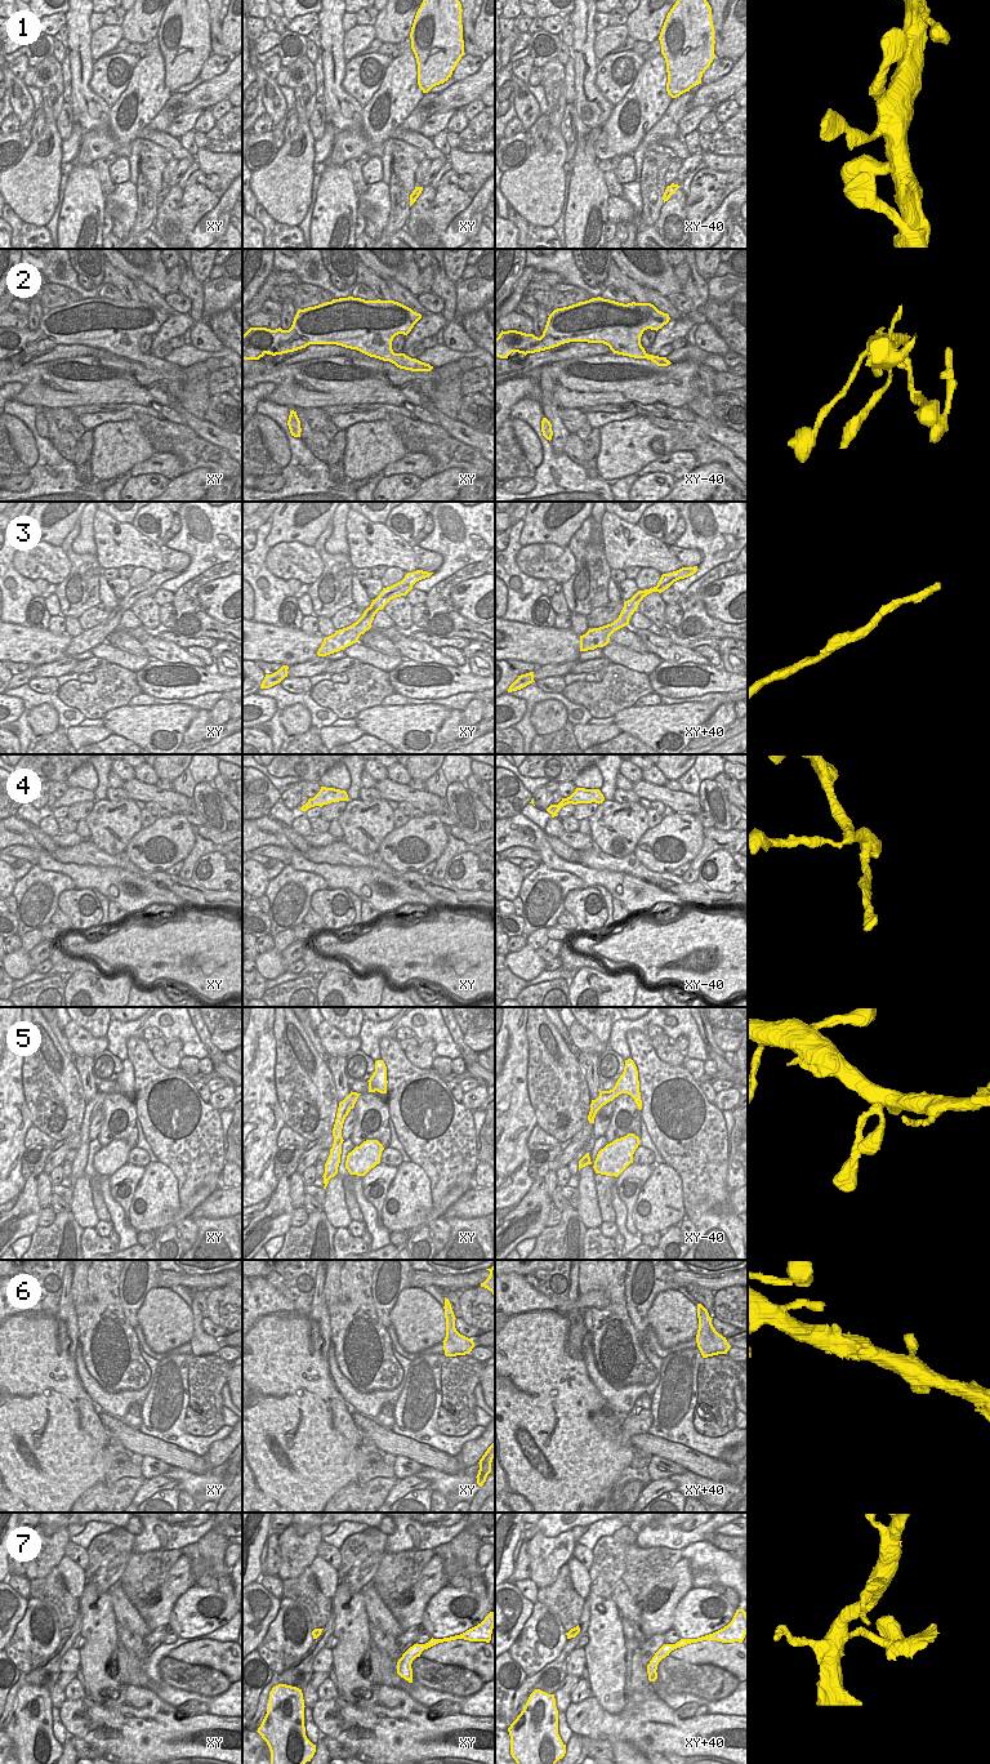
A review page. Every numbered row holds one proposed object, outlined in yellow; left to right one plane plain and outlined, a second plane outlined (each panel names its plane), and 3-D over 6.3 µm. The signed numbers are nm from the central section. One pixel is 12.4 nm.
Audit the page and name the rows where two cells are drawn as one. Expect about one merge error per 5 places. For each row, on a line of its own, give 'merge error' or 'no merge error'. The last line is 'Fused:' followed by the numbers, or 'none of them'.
1: no merge error
2: no merge error
3: no merge error
4: no merge error
5: no merge error
6: no merge error
7: no merge error
Fused: none of them

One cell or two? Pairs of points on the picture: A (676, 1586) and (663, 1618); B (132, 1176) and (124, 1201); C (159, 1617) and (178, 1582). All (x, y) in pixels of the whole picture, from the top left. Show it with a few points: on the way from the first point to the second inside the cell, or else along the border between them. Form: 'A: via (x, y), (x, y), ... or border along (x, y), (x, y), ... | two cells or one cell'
A: via (672, 1594), (663, 1606), (663, 1611) | one cell
B: via (132, 1183), (130, 1194) | one cell
C: via (159, 1608), (159, 1604), (169, 1591) | one cell

